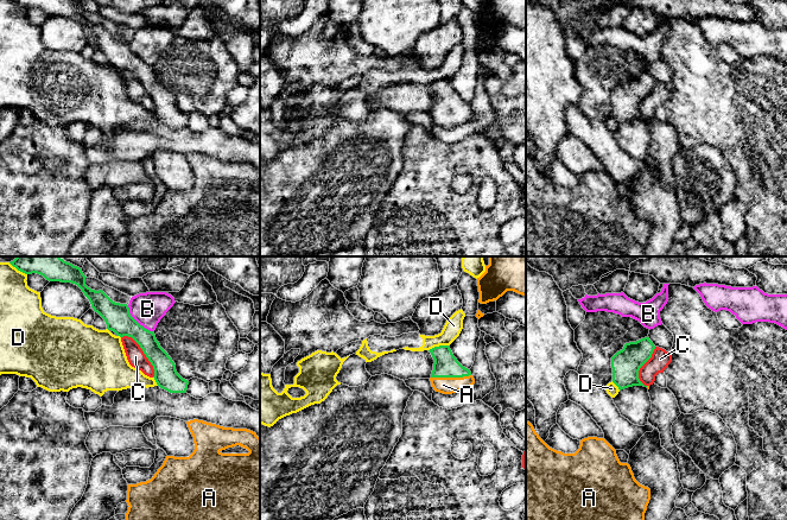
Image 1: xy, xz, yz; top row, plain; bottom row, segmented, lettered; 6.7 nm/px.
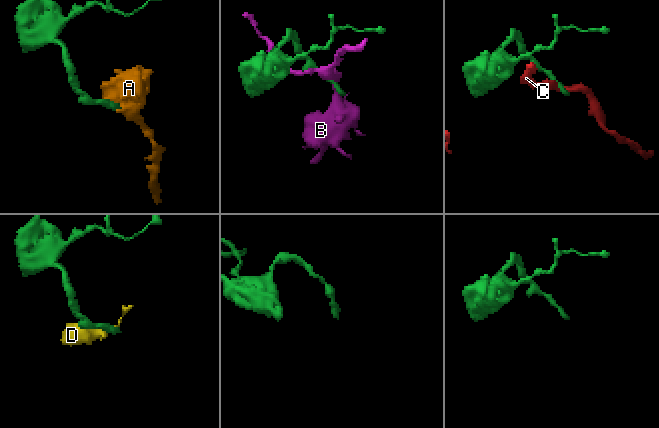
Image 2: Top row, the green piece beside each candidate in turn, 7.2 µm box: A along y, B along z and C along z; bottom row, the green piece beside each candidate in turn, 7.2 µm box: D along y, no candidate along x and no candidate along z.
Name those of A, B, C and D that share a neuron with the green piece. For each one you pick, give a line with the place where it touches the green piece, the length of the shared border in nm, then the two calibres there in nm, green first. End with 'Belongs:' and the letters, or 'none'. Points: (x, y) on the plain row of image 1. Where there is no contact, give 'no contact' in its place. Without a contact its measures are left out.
A: xz (450, 111) | 280 nm | 160/110 nm
Belongs: A

